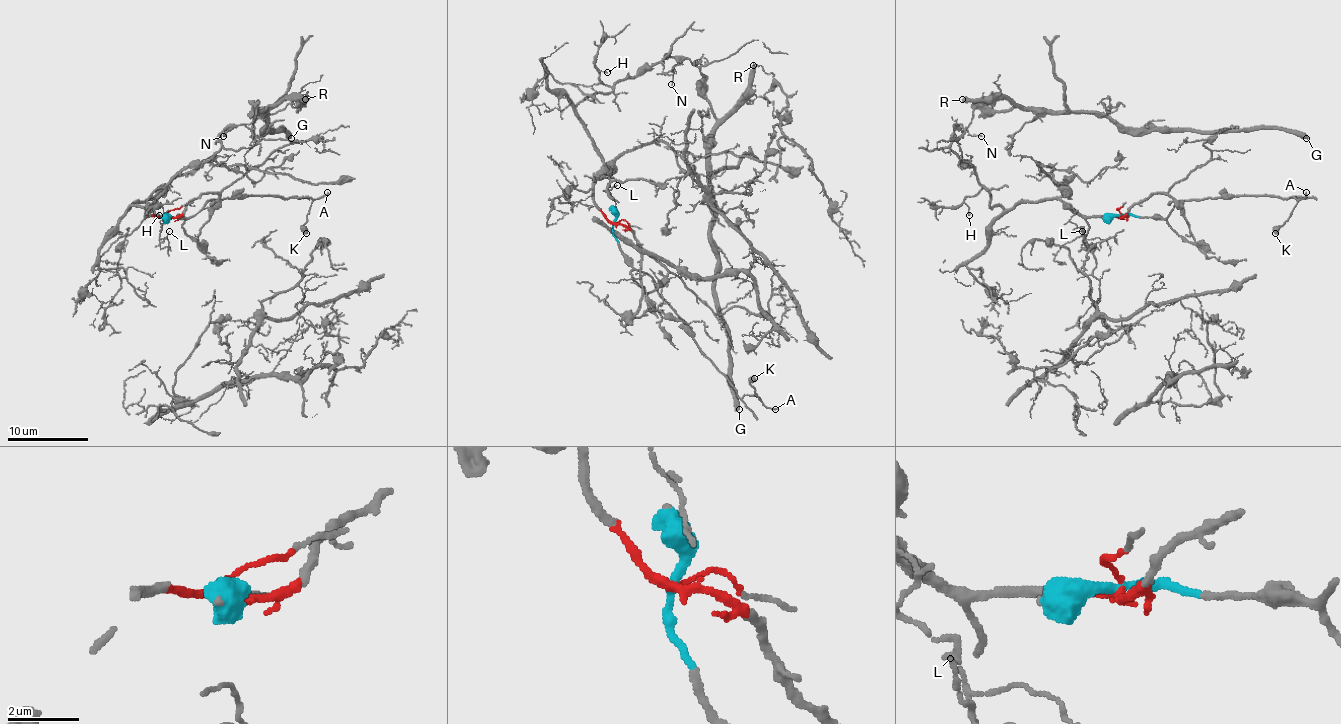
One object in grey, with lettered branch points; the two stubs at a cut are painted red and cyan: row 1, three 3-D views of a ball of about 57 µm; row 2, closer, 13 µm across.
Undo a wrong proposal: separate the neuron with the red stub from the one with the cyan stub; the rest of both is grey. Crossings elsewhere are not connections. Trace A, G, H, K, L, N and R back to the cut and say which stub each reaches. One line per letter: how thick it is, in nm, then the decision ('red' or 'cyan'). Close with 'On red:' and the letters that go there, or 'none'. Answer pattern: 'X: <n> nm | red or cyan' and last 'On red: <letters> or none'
A: 160 nm | cyan
G: 500 nm | red
H: 120 nm | red
K: 500 nm | cyan
L: 120 nm | red
N: 110 nm | red
R: 480 nm | red
On red: G, H, L, N, R

